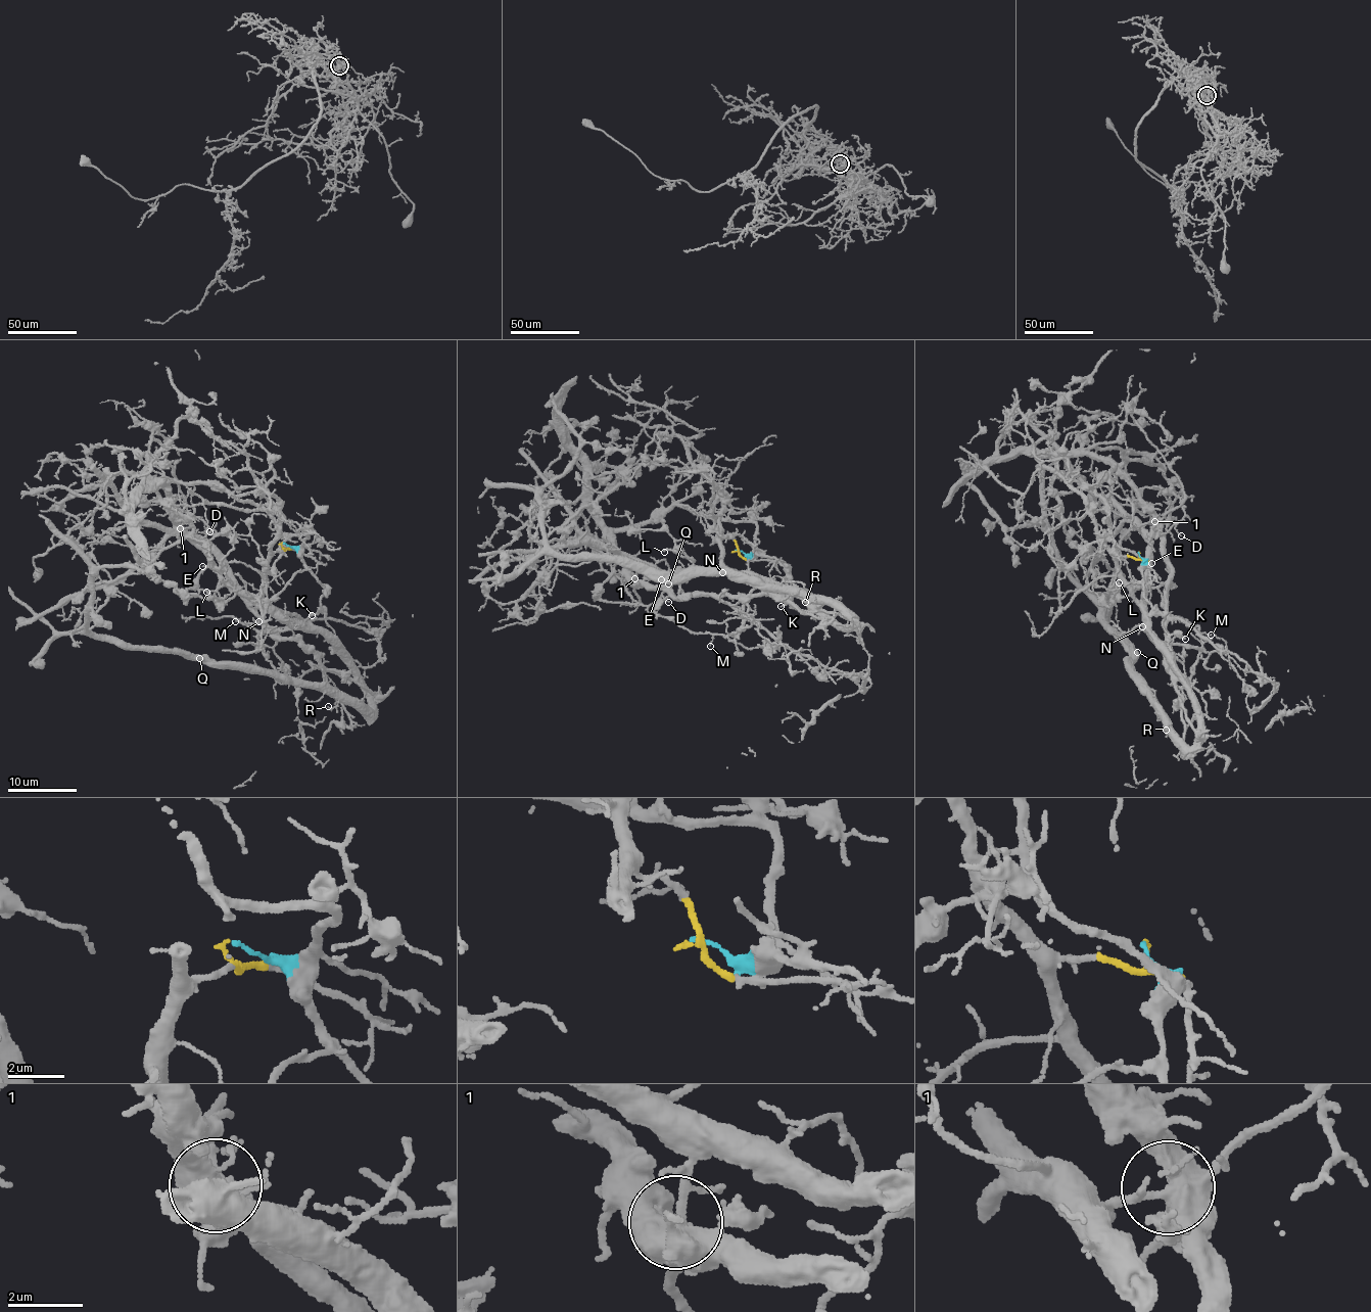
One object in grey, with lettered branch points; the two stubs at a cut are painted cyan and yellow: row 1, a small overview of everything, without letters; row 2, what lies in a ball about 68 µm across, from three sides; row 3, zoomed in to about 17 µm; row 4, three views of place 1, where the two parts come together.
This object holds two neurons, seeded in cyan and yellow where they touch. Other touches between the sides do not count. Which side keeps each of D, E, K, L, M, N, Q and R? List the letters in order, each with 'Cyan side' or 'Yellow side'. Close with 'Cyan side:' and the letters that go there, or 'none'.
D: Cyan side
E: Yellow side
K: Cyan side
L: Cyan side
M: Yellow side
N: Yellow side
Q: Yellow side
R: Yellow side
Cyan side: D, K, L

